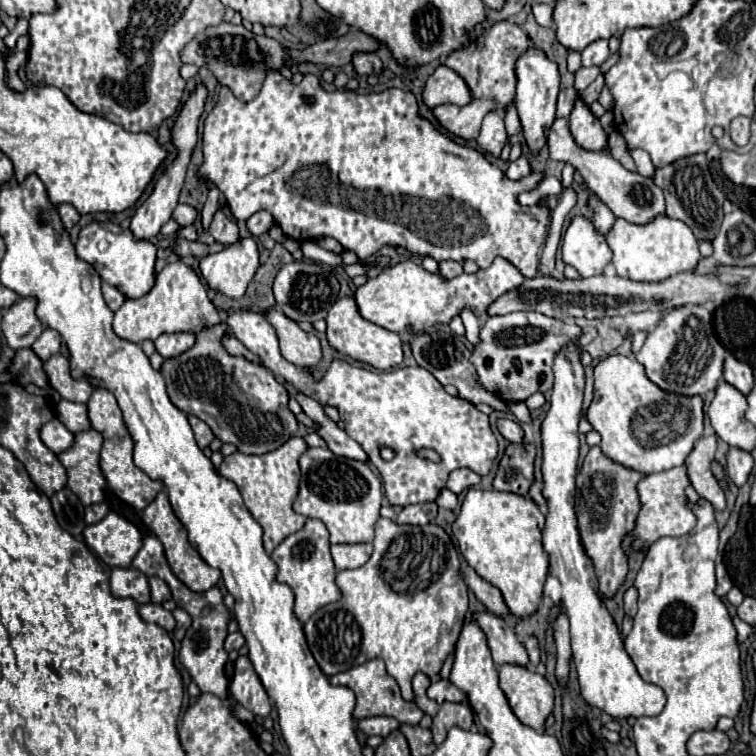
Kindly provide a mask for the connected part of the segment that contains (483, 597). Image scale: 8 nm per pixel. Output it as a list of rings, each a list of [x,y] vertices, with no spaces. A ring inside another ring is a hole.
[[[463,565],[463,577],[465,577],[467,585],[473,589],[475,597],[487,607],[487,611],[491,611],[491,613],[495,613],[495,615],[499,615],[499,617],[507,617],[507,615],[509,615],[509,609],[507,609],[507,605],[505,605],[505,601],[503,601],[503,595],[501,595],[501,591],[499,591],[497,587],[493,587],[493,585],[487,583],[487,581],[483,581],[483,579],[481,579],[471,567],[467,567],[467,565]]]

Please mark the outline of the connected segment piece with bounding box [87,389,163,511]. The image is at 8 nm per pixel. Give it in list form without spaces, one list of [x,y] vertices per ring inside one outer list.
[[[95,389],[91,399],[87,401],[89,407],[89,419],[91,419],[91,427],[97,429],[103,435],[103,449],[101,449],[101,469],[103,475],[109,483],[109,489],[123,499],[125,503],[129,503],[131,507],[135,507],[137,511],[143,511],[155,497],[157,493],[163,489],[163,481],[151,479],[145,471],[141,471],[135,463],[133,463],[133,439],[125,427],[121,409],[113,397],[111,391],[107,389]]]

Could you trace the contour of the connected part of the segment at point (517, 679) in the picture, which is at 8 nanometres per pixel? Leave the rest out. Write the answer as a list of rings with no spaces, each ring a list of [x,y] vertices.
[[[501,665],[499,685],[507,695],[507,701],[517,719],[537,731],[543,729],[545,719],[553,711],[553,687],[551,683],[527,667]]]

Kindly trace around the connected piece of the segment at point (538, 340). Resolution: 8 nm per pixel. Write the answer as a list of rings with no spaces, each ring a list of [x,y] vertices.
[[[541,313],[493,315],[481,329],[481,343],[473,347],[471,361],[477,367],[479,383],[503,401],[525,401],[529,395],[553,387],[553,359],[569,343],[579,343],[583,329]]]

